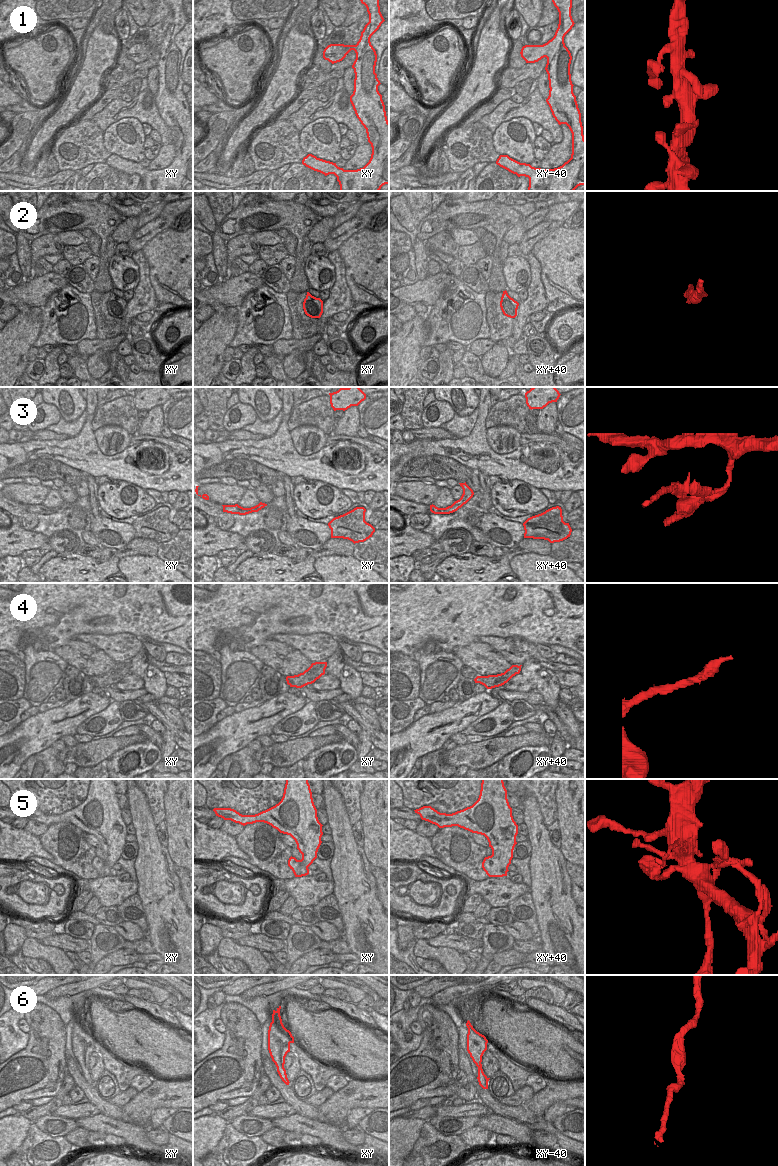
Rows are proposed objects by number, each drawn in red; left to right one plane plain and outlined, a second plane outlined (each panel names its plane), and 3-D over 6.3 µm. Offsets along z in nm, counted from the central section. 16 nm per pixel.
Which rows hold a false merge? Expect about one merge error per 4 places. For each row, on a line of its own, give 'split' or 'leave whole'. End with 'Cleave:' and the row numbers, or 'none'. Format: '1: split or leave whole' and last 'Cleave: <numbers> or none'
1: leave whole
2: split
3: split
4: leave whole
5: split
6: leave whole
Cleave: 2, 3, 5

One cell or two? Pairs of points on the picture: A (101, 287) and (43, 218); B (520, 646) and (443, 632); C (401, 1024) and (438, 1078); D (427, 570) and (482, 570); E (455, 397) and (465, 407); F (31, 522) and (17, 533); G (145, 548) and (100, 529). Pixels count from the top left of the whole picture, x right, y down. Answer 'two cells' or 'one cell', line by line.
A: one cell
B: two cells
C: two cells
D: two cells
E: one cell
F: two cells
G: two cells

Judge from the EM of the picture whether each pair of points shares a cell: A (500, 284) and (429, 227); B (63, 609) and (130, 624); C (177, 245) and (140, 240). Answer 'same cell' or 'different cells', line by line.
A: same cell
B: same cell
C: different cells

